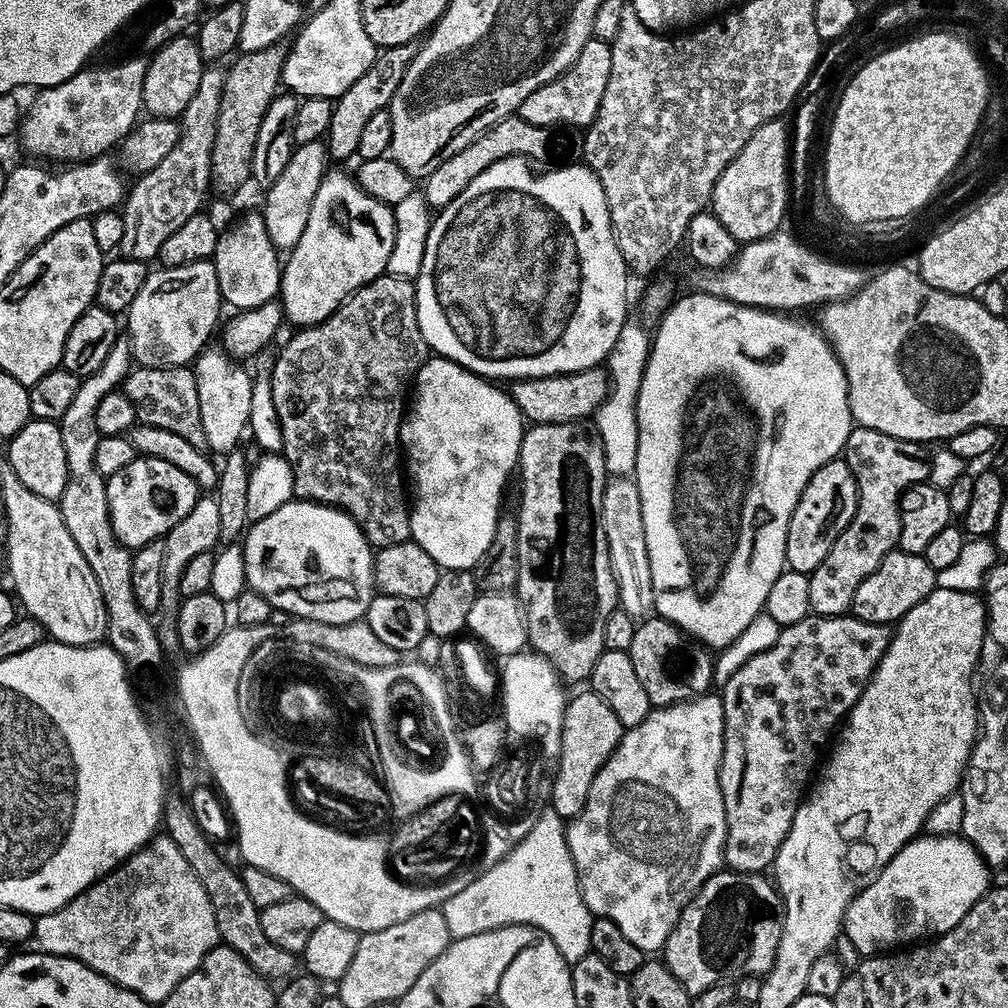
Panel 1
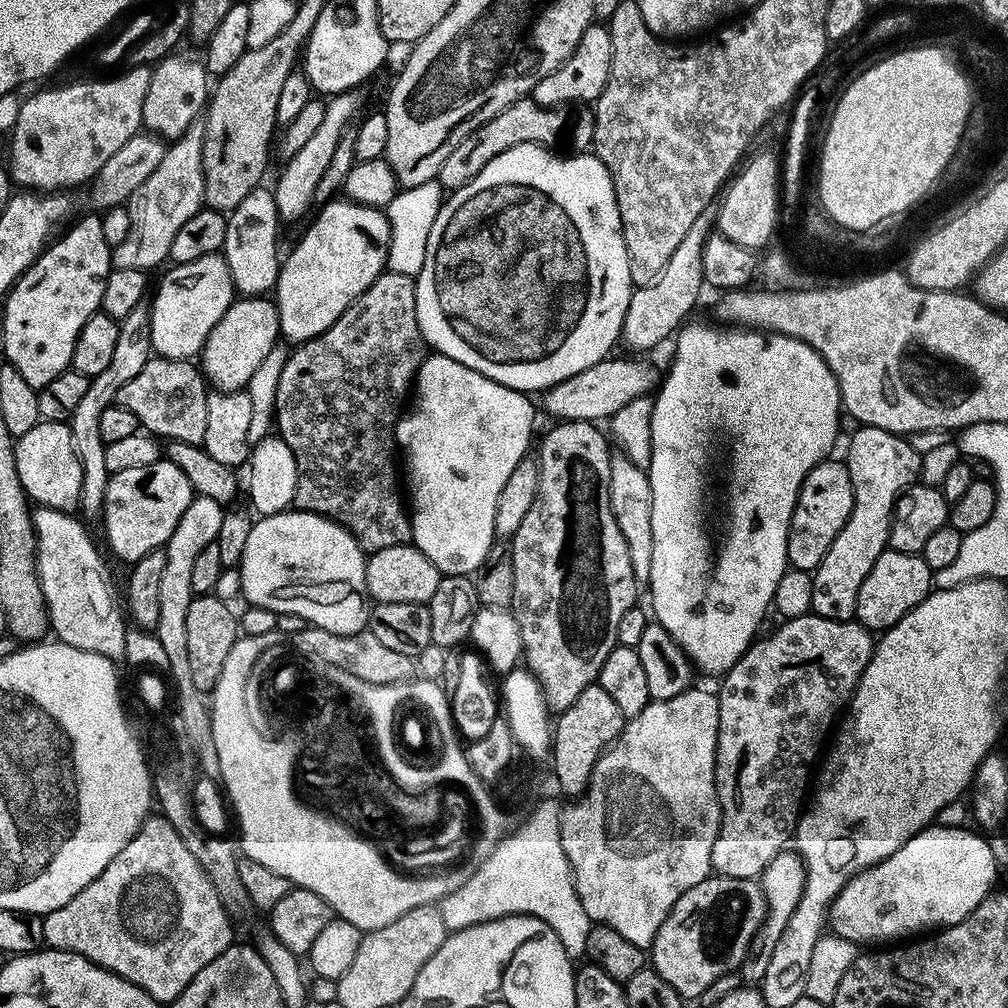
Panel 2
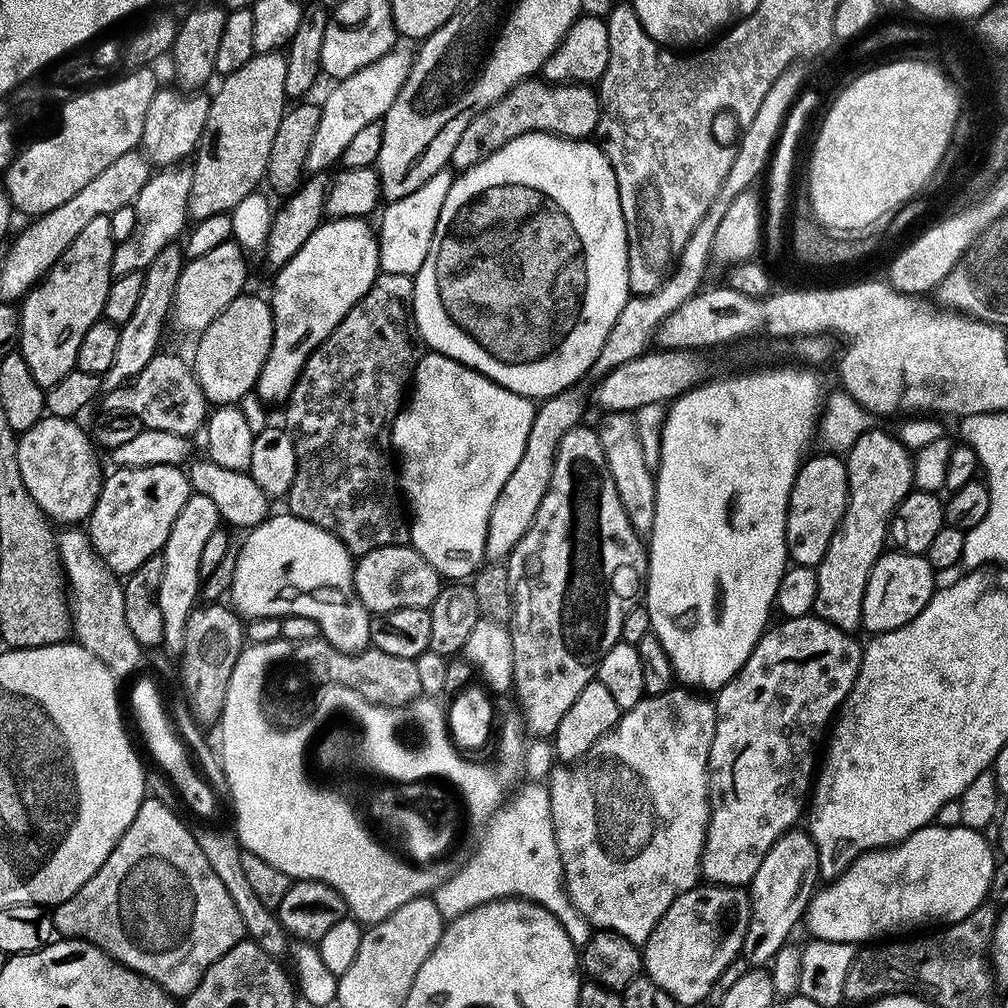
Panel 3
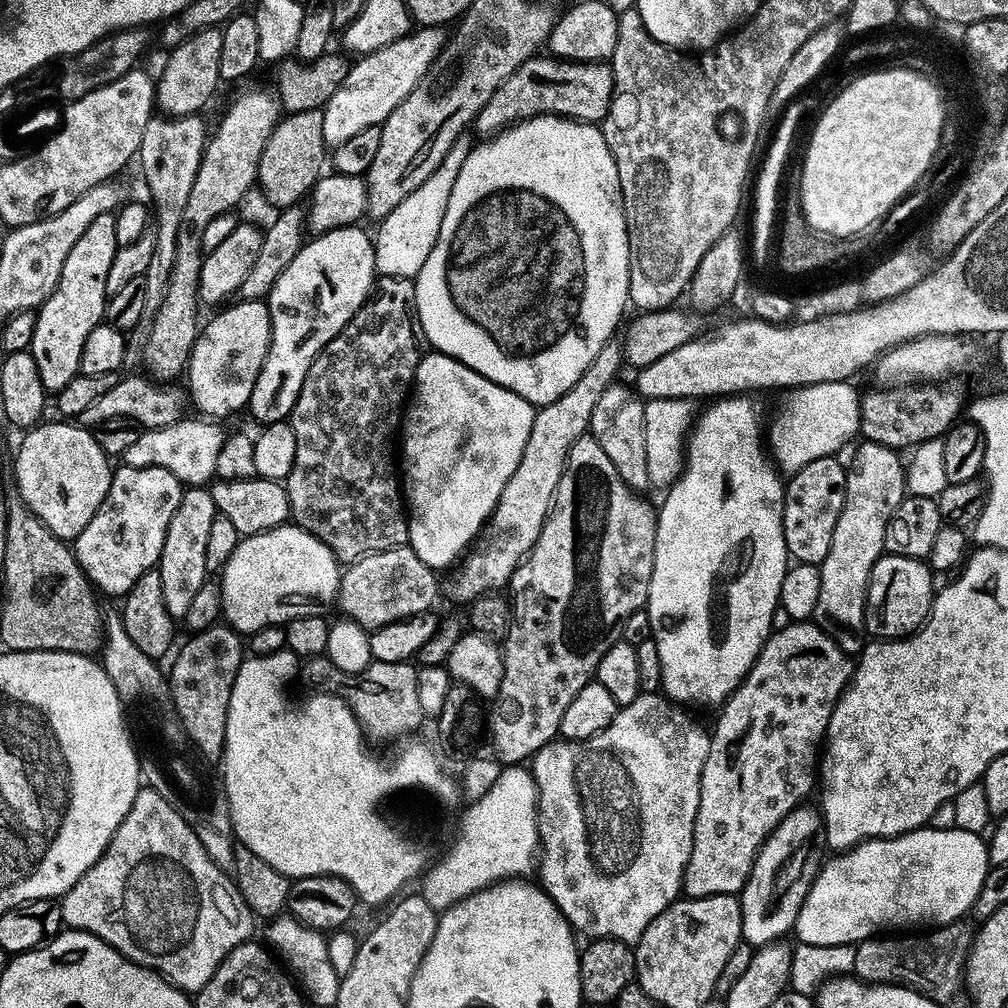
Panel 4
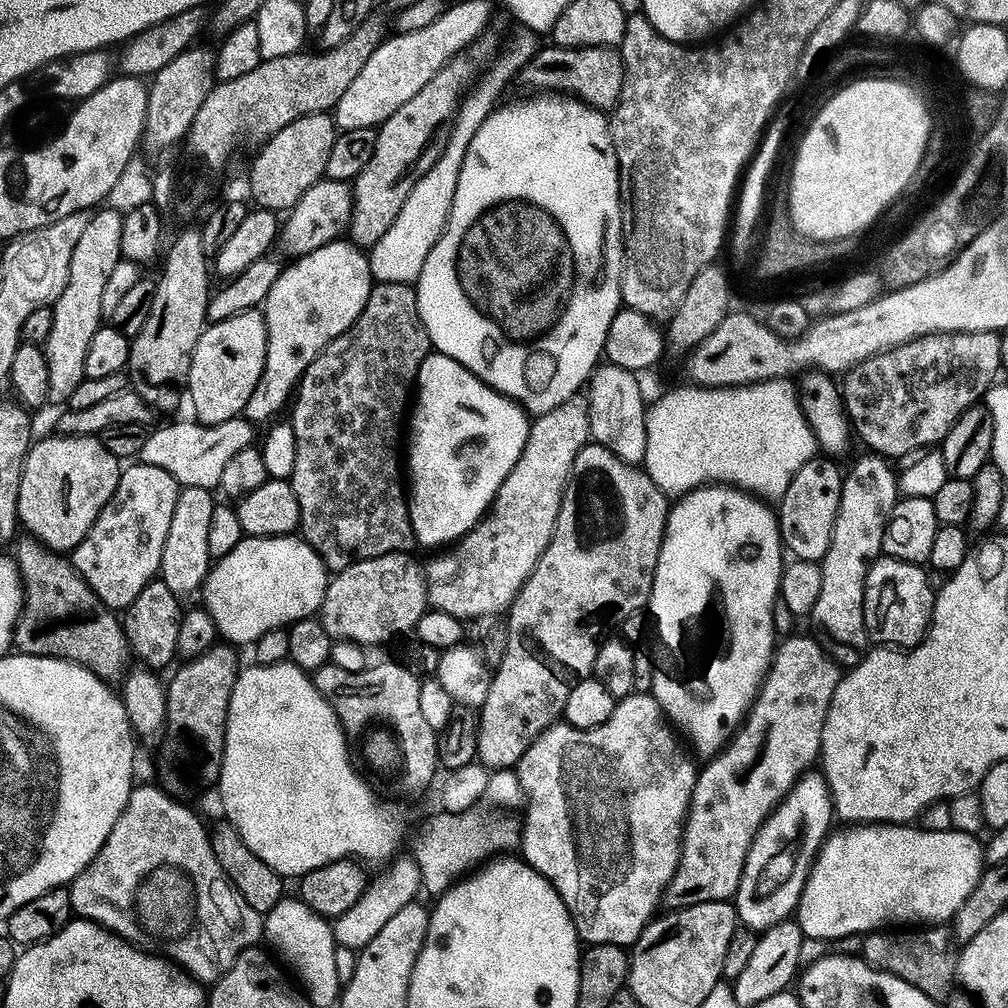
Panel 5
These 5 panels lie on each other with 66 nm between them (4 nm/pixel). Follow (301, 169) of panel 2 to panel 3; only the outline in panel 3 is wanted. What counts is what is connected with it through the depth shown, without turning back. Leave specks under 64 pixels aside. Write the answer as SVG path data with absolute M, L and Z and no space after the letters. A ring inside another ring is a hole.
M381 61L370 62L356 73L332 84L334 86L329 90L328 97L320 104L320 121L314 130L306 158L309 173L320 174L328 170L335 160L337 163L343 157L346 146L350 146L350 138L354 138L362 126L383 121L390 106L398 98L401 85L399 79L392 80L391 70L383 66Z

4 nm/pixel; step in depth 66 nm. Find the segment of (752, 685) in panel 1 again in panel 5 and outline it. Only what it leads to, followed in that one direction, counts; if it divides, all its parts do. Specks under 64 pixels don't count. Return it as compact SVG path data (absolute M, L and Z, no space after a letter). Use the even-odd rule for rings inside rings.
M792 636L789 640L783 640L779 641L760 691L738 730L733 731L728 743L705 763L708 765L697 771L692 801L688 803L688 815L684 817L678 866L664 891L662 904L665 909L685 908L698 902L731 901L742 878L746 854L762 822L805 771L817 763L822 726L826 722L830 698L834 698L842 668L812 636Z

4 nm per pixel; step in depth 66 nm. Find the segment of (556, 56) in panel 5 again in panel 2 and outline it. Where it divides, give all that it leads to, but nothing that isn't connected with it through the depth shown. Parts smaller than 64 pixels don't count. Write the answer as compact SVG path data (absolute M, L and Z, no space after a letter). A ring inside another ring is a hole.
M531 98L516 100L513 104L506 106L504 110L495 114L484 125L478 126L478 130L466 134L466 138L462 138L462 142L458 142L458 146L454 146L454 150L450 150L446 162L442 162L440 167L438 179L441 188L455 190L466 186L466 182L474 179L482 170L482 166L486 166L486 162L494 162L494 158L498 158L498 154L502 154L519 144L552 146L556 140L556 135L563 128L568 131L569 138L580 147L577 149L587 149L592 143L596 129L595 111L588 106L577 107L573 111L576 113L569 120L564 112L567 111L560 108L546 108Z

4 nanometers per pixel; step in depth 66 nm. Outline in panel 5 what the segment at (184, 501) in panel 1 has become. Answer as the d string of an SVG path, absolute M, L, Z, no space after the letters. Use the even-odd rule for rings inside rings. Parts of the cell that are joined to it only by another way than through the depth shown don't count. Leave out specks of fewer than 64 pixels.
M132 462L121 471L111 500L98 514L94 526L70 553L76 573L94 590L107 608L128 608L151 580L157 579L162 562L162 546L170 534L174 502L181 485L166 470L143 462Z

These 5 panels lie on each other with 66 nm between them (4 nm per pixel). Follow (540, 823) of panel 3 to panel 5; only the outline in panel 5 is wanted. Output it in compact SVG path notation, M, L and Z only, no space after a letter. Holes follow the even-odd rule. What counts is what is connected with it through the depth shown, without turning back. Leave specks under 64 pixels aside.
M496 770L486 782L486 790L472 808L464 813L450 813L443 810L437 811L437 816L432 816L424 824L424 829L416 836L416 852L414 859L421 870L423 891L429 892L432 898L438 898L457 880L469 875L473 870L481 867L485 862L499 857L501 854L512 850L522 840L522 805L525 803L524 792L520 788L520 779L515 771Z

